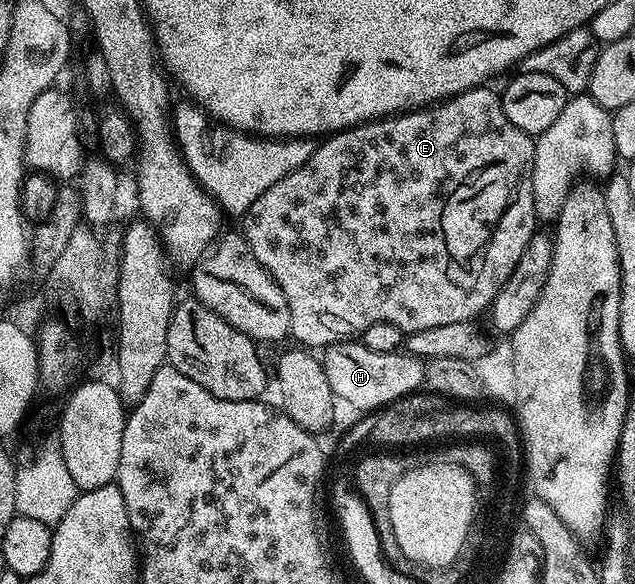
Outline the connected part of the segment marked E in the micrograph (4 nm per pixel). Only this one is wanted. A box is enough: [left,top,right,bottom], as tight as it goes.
[243,85,539,348]

